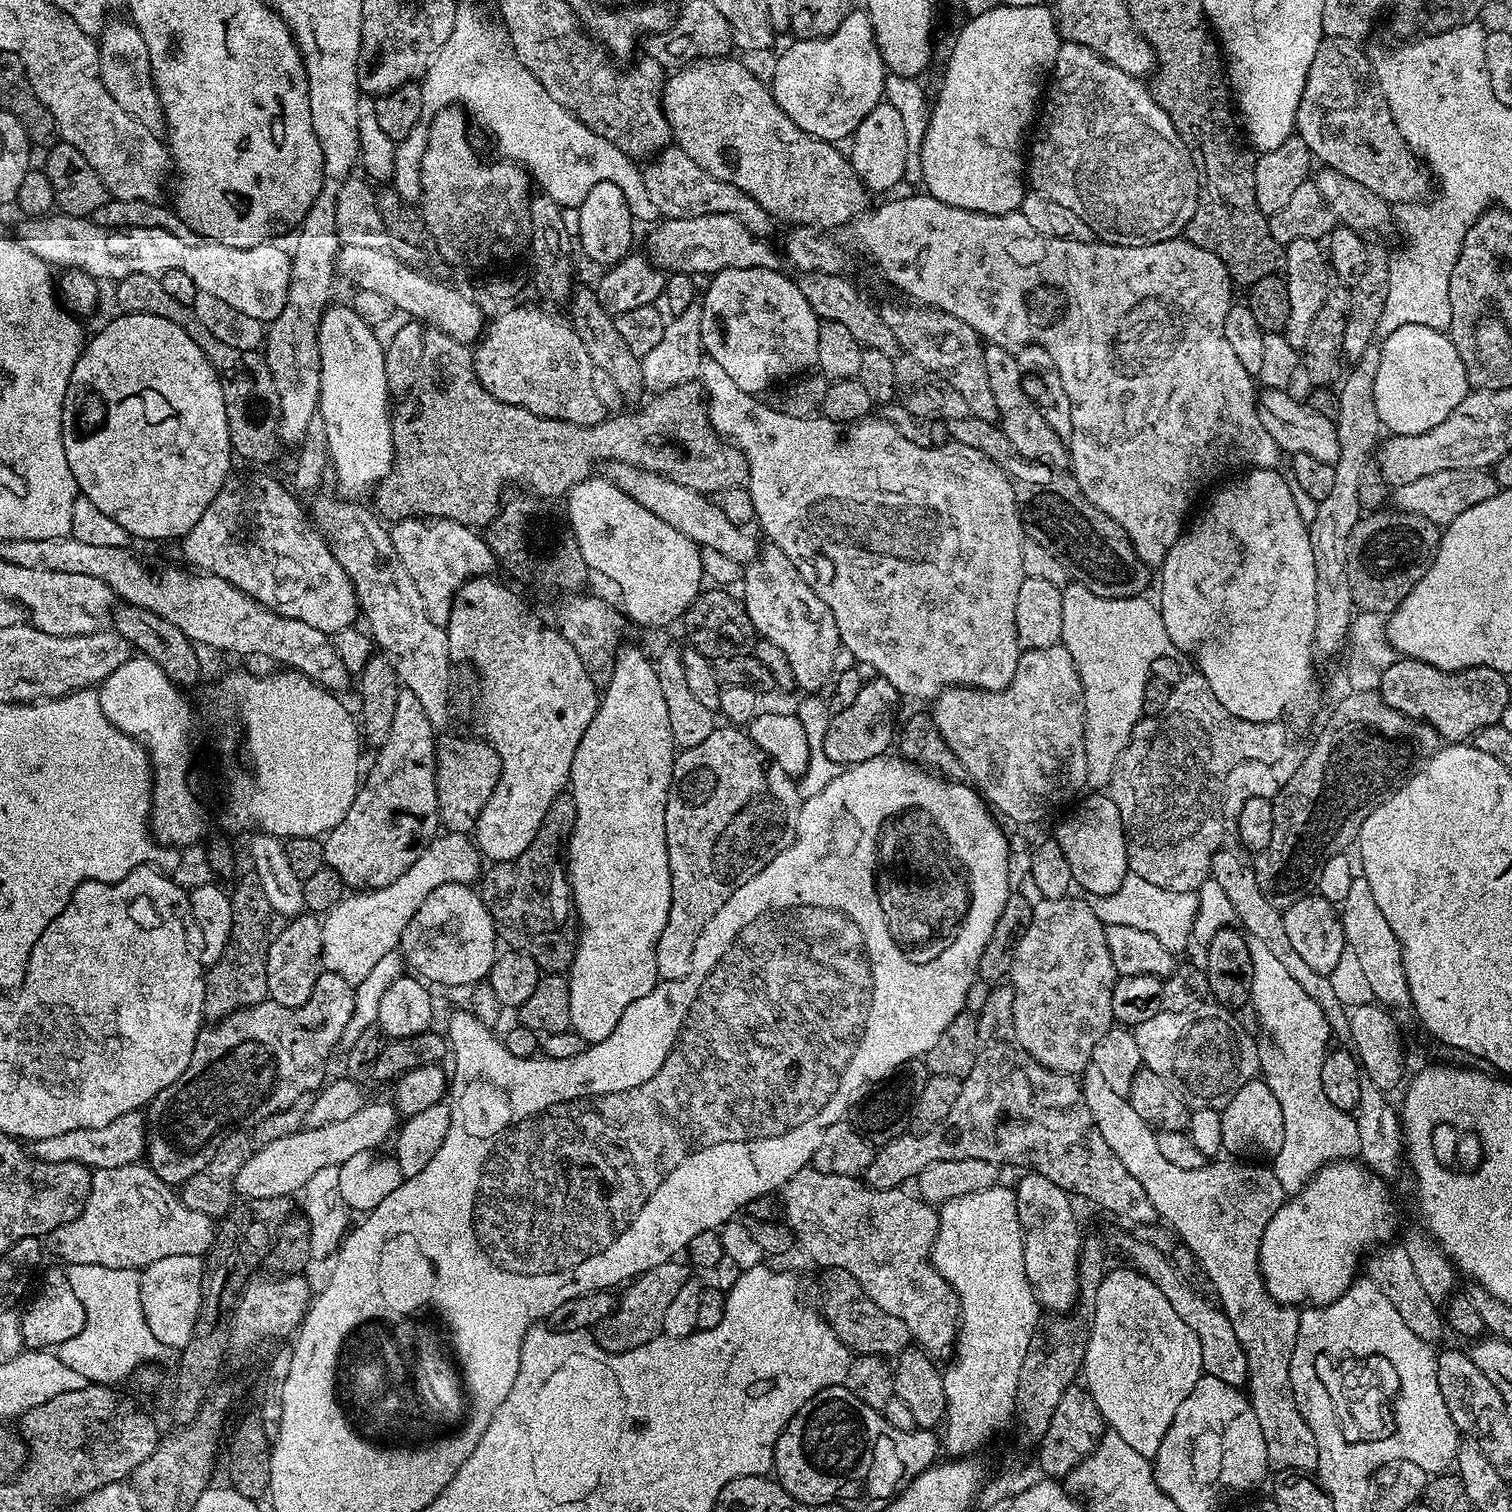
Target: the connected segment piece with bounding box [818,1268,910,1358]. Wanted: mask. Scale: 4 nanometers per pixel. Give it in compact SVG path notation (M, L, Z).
M830 1268L819 1274L818 1311L832 1327L836 1337L848 1347L849 1353L895 1358L909 1347L910 1337L906 1322L902 1322L902 1318L894 1318L894 1314L886 1314L886 1310L875 1304L862 1290L862 1286L858 1286L856 1279L846 1274L846 1270Z

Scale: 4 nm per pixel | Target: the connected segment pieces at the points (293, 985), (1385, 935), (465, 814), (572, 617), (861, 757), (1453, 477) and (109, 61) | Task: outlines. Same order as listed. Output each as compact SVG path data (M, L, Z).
M301 914L291 917L278 934L278 938L274 938L270 946L270 954L266 958L266 986L268 996L274 1002L297 1008L308 1001L310 994L314 994L314 986L324 967L322 962L323 929L323 923L315 915Z
M1362 874L1353 875L1350 890L1343 904L1339 905L1340 921L1345 945L1358 954L1358 959L1373 990L1375 1003L1389 1010L1407 1009L1411 1005L1410 986L1406 982L1406 966L1402 962L1400 939L1390 930L1390 922L1378 910L1378 902L1370 891L1370 882Z
M440 734L436 737L436 793L438 794L438 814L440 815L440 823L449 832L471 833L475 829L478 818L482 814L482 809L486 806L486 802L490 802L490 794L494 794L494 786L498 786L498 778L500 777L500 759L494 750L494 746L483 738L475 740L472 736L444 736L448 734Z
M572 594L560 608L560 613L554 619L555 627L574 646L578 658L582 658L582 666L586 666L586 674L590 674L590 682L598 690L603 690L610 682L616 665L616 653L621 647L620 635L624 632L626 620L619 611L615 612L604 600L596 596L584 596L585 594Z
M873 675L871 678L865 679L862 690L858 690L858 694L854 697L854 702L850 702L850 706L846 706L846 710L835 713L828 721L828 729L824 735L826 758L830 758L830 762L841 766L851 766L858 762L866 762L875 756L885 755L891 749L888 747L891 744L893 747L894 744L894 733L898 728L896 711L899 710L900 703L902 703L900 692L894 690L894 686L890 686L890 682L886 682L886 678Z
M1487 469L1440 470L1415 482L1397 485L1392 492L1392 502L1399 511L1422 514L1437 527L1445 528L1463 511L1496 496L1499 491L1495 475Z
M112 18L105 23L98 34L100 50L100 80L110 90L110 98L126 110L126 114L133 116L146 130L160 134L165 131L164 111L162 102L158 98L156 83L152 77L150 66L150 50L146 50L146 38L137 30L135 24L127 19Z

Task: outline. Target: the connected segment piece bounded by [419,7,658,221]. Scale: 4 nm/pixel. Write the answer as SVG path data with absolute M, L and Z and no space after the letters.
M472 8L457 11L450 38L446 38L419 81L425 113L435 114L453 106L463 108L475 123L477 120L488 128L497 150L504 155L501 157L523 166L531 179L540 183L539 191L563 209L579 208L598 182L614 182L626 194L637 221L655 221L656 207L646 194L641 169L632 157L594 134L573 112L558 106L542 90L542 82L524 68L505 33L496 28L491 28Z

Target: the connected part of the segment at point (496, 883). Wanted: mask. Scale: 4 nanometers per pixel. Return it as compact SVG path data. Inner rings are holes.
M571 791L560 793L554 802L550 802L550 810L546 810L546 818L542 818L542 826L538 834L534 834L534 842L518 854L513 860L498 860L492 868L483 873L478 881L478 891L490 910L492 919L496 921L497 929L504 930L507 926L508 911L512 904L508 896L520 896L516 900L516 908L522 915L528 916L521 922L520 928L512 932L516 939L515 947L519 951L530 954L539 966L541 973L560 974L572 964L576 953L576 942L560 942L560 940L577 940L578 924L575 919L563 920L560 906L574 906L572 885L568 883L566 871L566 849L568 840L572 837L576 821L576 803ZM568 926L566 938L562 938L562 930Z

